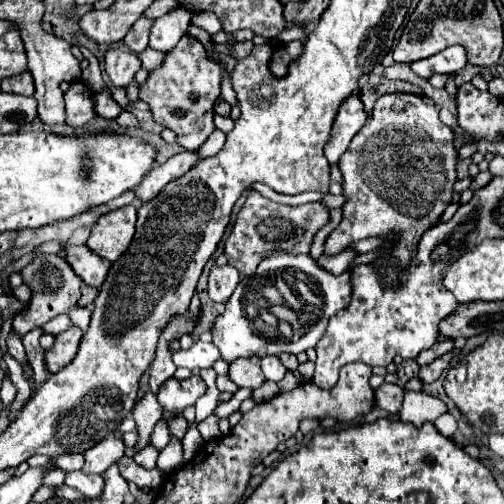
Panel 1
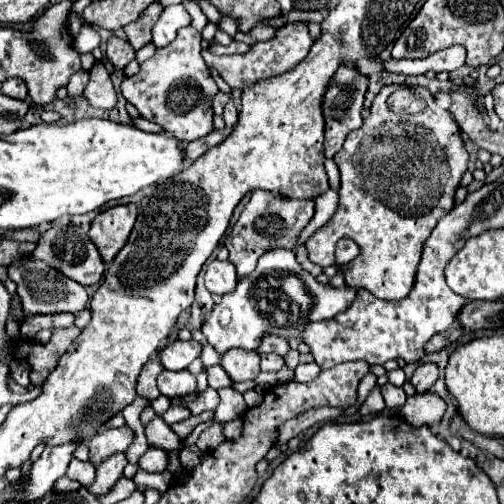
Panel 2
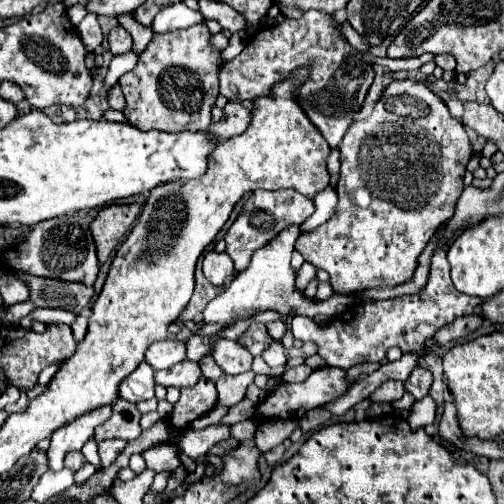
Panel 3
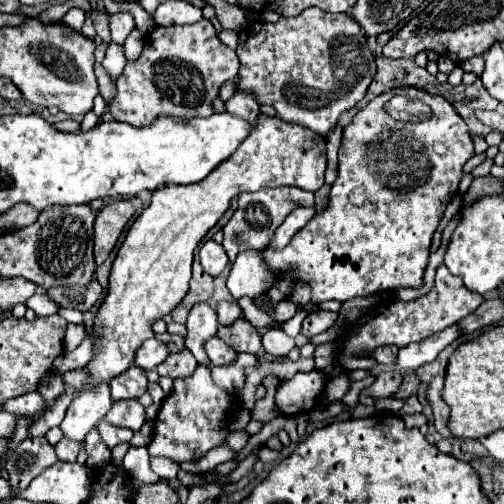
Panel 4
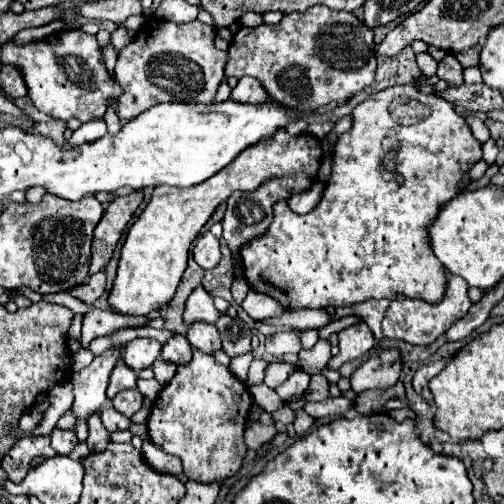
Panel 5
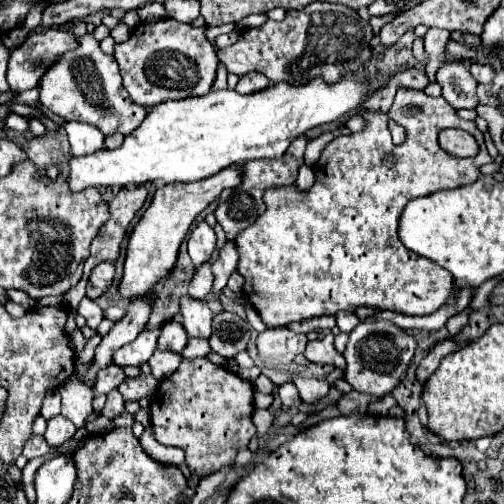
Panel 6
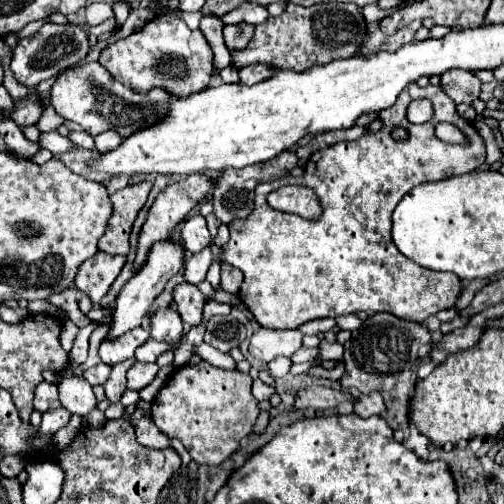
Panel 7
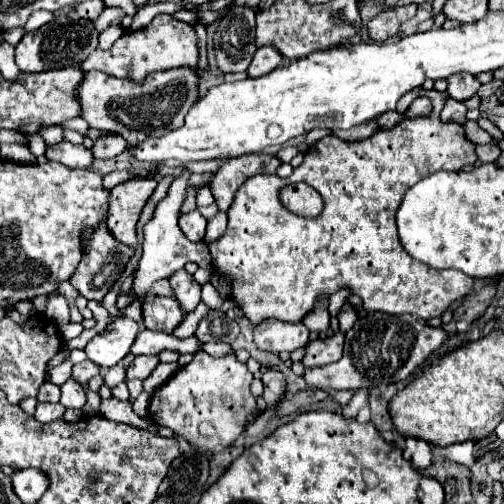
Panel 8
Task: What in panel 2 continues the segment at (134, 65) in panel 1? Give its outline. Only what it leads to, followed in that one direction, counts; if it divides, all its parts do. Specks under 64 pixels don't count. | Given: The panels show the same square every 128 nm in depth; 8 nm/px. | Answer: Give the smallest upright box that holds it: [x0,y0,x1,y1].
[106,36,134,68]

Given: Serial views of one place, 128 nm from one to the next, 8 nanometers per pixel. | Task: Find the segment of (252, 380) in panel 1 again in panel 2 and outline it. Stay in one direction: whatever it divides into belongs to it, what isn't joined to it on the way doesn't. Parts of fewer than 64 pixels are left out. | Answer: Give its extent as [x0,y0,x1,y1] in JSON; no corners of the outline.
[220,348,260,382]

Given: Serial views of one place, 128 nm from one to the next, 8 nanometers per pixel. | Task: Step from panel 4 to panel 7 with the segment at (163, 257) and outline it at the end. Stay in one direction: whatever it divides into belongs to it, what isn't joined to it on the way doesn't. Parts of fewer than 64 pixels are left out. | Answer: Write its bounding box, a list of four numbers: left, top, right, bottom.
[136,174,214,268]

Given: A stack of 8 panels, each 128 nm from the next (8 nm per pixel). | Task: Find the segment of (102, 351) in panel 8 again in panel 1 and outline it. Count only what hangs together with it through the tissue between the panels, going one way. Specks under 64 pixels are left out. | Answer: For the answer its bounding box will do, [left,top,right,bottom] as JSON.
[172,340,220,370]

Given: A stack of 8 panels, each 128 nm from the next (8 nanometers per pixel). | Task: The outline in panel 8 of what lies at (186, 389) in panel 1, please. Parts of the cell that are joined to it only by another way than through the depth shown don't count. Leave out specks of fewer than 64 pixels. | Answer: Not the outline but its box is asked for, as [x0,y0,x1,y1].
[142,296,184,334]

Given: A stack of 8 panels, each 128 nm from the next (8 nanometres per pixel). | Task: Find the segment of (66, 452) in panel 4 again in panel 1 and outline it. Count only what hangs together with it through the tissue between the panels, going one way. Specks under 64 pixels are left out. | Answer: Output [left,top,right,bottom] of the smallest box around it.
[64,470,104,498]

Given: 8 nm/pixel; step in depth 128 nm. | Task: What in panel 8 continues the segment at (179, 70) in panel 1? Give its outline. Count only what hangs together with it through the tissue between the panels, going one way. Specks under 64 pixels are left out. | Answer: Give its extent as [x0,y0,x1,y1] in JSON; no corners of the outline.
[82,14,198,80]

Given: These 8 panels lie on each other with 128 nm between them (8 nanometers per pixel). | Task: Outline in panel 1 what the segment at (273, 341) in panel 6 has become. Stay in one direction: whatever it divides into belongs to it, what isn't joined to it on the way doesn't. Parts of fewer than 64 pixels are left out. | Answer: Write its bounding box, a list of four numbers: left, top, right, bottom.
[260,356,286,382]

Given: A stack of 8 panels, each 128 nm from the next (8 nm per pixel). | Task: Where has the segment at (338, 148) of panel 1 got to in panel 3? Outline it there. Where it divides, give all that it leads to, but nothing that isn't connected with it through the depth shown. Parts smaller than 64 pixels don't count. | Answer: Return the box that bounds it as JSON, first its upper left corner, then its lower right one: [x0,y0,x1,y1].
[220,10,374,148]

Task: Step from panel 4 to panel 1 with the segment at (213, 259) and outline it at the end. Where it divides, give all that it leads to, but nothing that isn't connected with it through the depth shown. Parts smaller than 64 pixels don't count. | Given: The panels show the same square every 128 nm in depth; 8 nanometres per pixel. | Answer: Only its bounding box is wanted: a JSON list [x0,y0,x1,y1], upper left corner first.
[208,266,240,302]

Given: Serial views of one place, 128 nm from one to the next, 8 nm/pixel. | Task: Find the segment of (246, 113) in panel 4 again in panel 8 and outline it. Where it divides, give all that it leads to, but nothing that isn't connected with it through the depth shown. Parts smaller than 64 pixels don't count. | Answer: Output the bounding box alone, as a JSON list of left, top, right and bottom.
[248,44,284,78]

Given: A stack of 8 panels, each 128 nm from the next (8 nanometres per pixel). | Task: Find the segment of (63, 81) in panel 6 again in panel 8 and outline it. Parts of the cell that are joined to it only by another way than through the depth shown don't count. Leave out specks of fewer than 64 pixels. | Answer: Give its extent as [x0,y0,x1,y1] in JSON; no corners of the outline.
[78,66,200,146]

